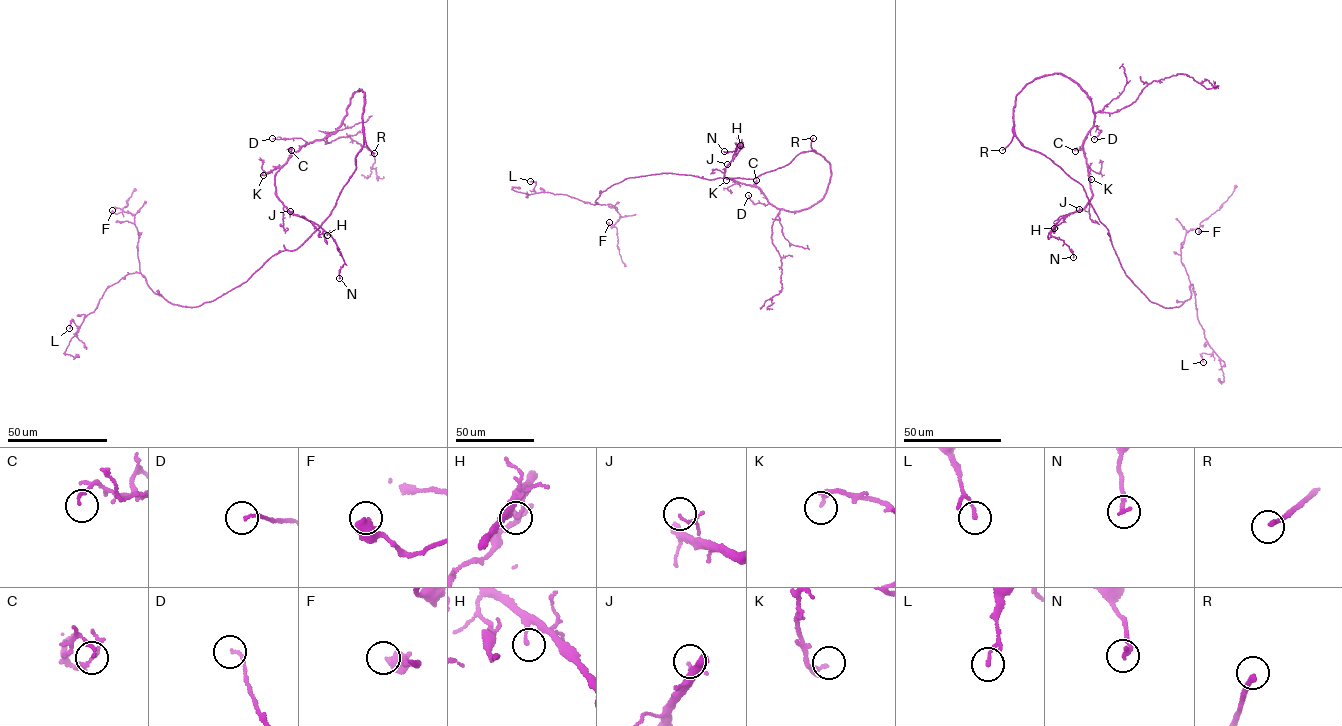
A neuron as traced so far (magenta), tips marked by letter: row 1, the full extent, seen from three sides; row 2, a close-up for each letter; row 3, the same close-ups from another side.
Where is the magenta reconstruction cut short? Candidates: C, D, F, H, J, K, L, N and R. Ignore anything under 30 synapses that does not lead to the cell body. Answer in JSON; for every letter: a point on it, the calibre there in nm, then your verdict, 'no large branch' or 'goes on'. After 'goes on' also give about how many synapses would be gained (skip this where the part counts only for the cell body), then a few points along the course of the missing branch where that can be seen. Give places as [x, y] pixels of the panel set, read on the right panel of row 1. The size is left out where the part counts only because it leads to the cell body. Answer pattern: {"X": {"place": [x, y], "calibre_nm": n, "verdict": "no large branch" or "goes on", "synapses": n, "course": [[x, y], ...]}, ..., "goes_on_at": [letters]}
{"C": {"place": [1075, 151], "calibre_nm": 100, "verdict": "no large branch"}, "D": {"place": [1094, 139], "calibre_nm": 120, "verdict": "no large branch"}, "F": {"place": [1198, 231], "calibre_nm": 500, "verdict": "no large branch"}, "H": {"place": [1054, 228], "calibre_nm": 130, "verdict": "no large branch"}, "J": {"place": [1079, 209], "calibre_nm": 90, "verdict": "no large branch"}, "K": {"place": [1091, 179], "calibre_nm": 240, "verdict": "no large branch"}, "L": {"place": [1203, 362], "calibre_nm": 130, "verdict": "no large branch"}, "N": {"place": [1073, 257], "calibre_nm": 180, "verdict": "no large branch"}, "R": {"place": [1002, 150], "calibre_nm": 200, "verdict": "goes on", "course": [[1002, 150], [985, 153], [963, 145]]}, "goes_on_at": ["R"]}

